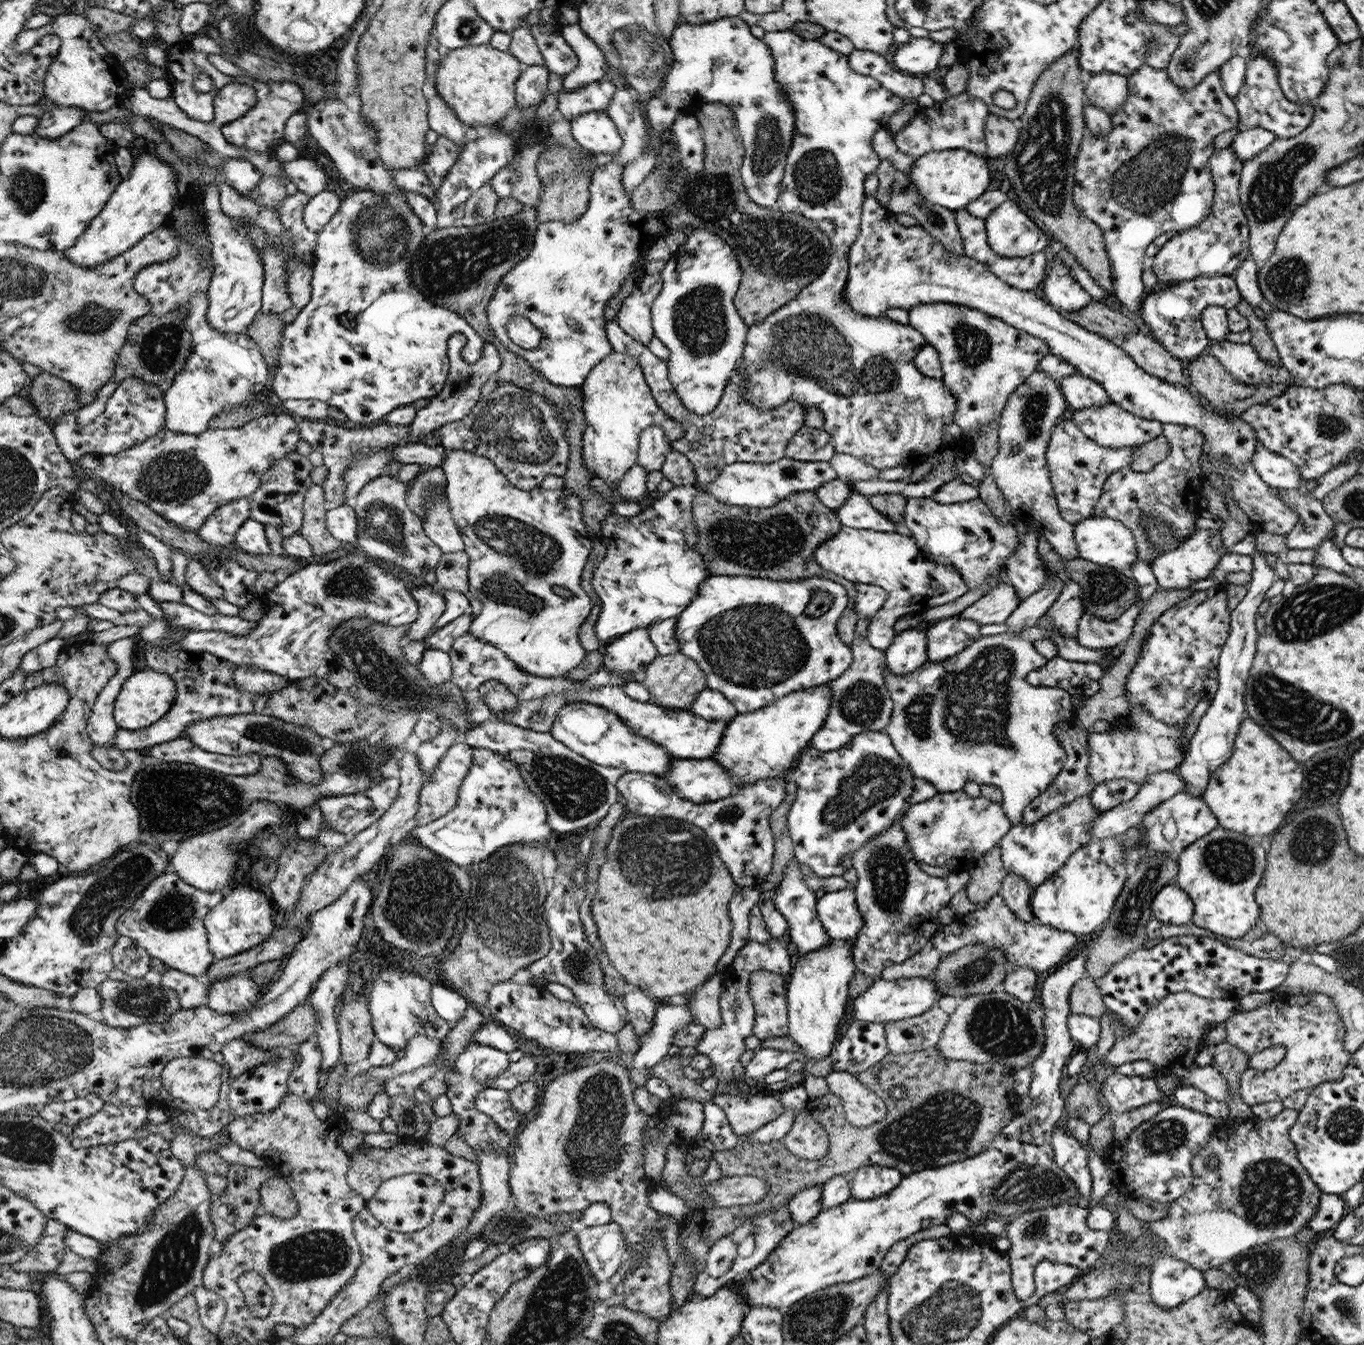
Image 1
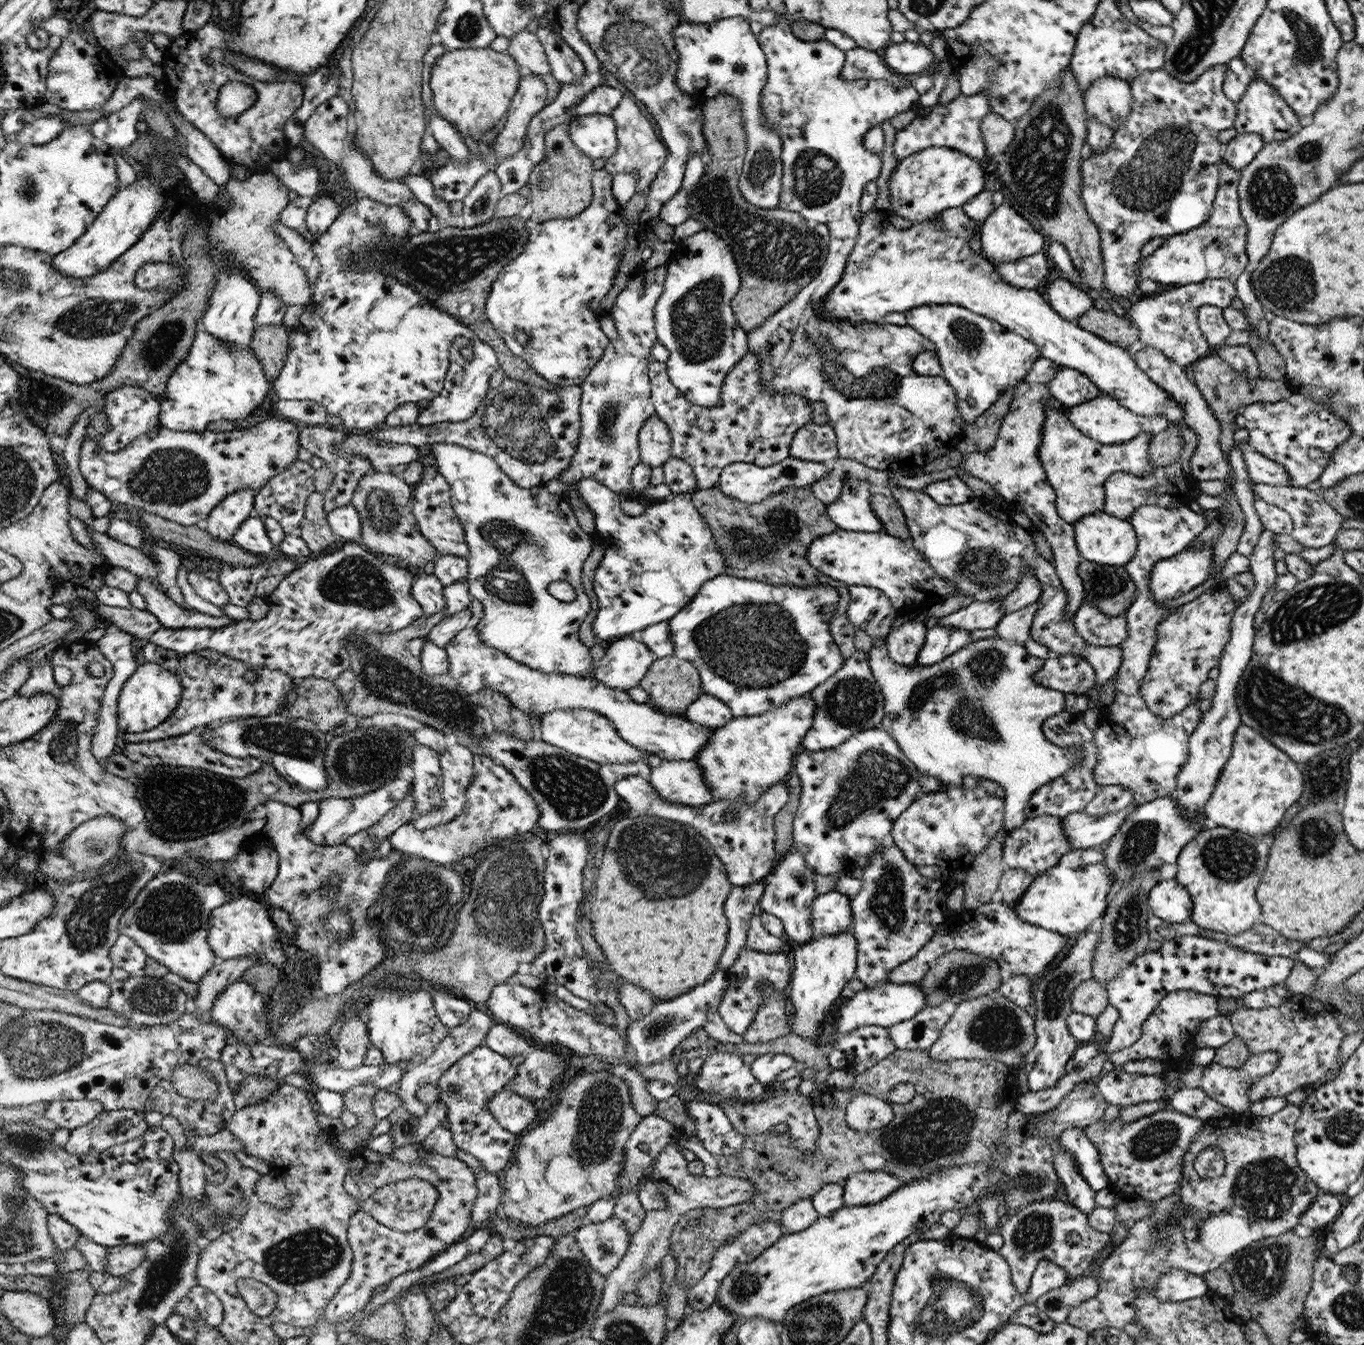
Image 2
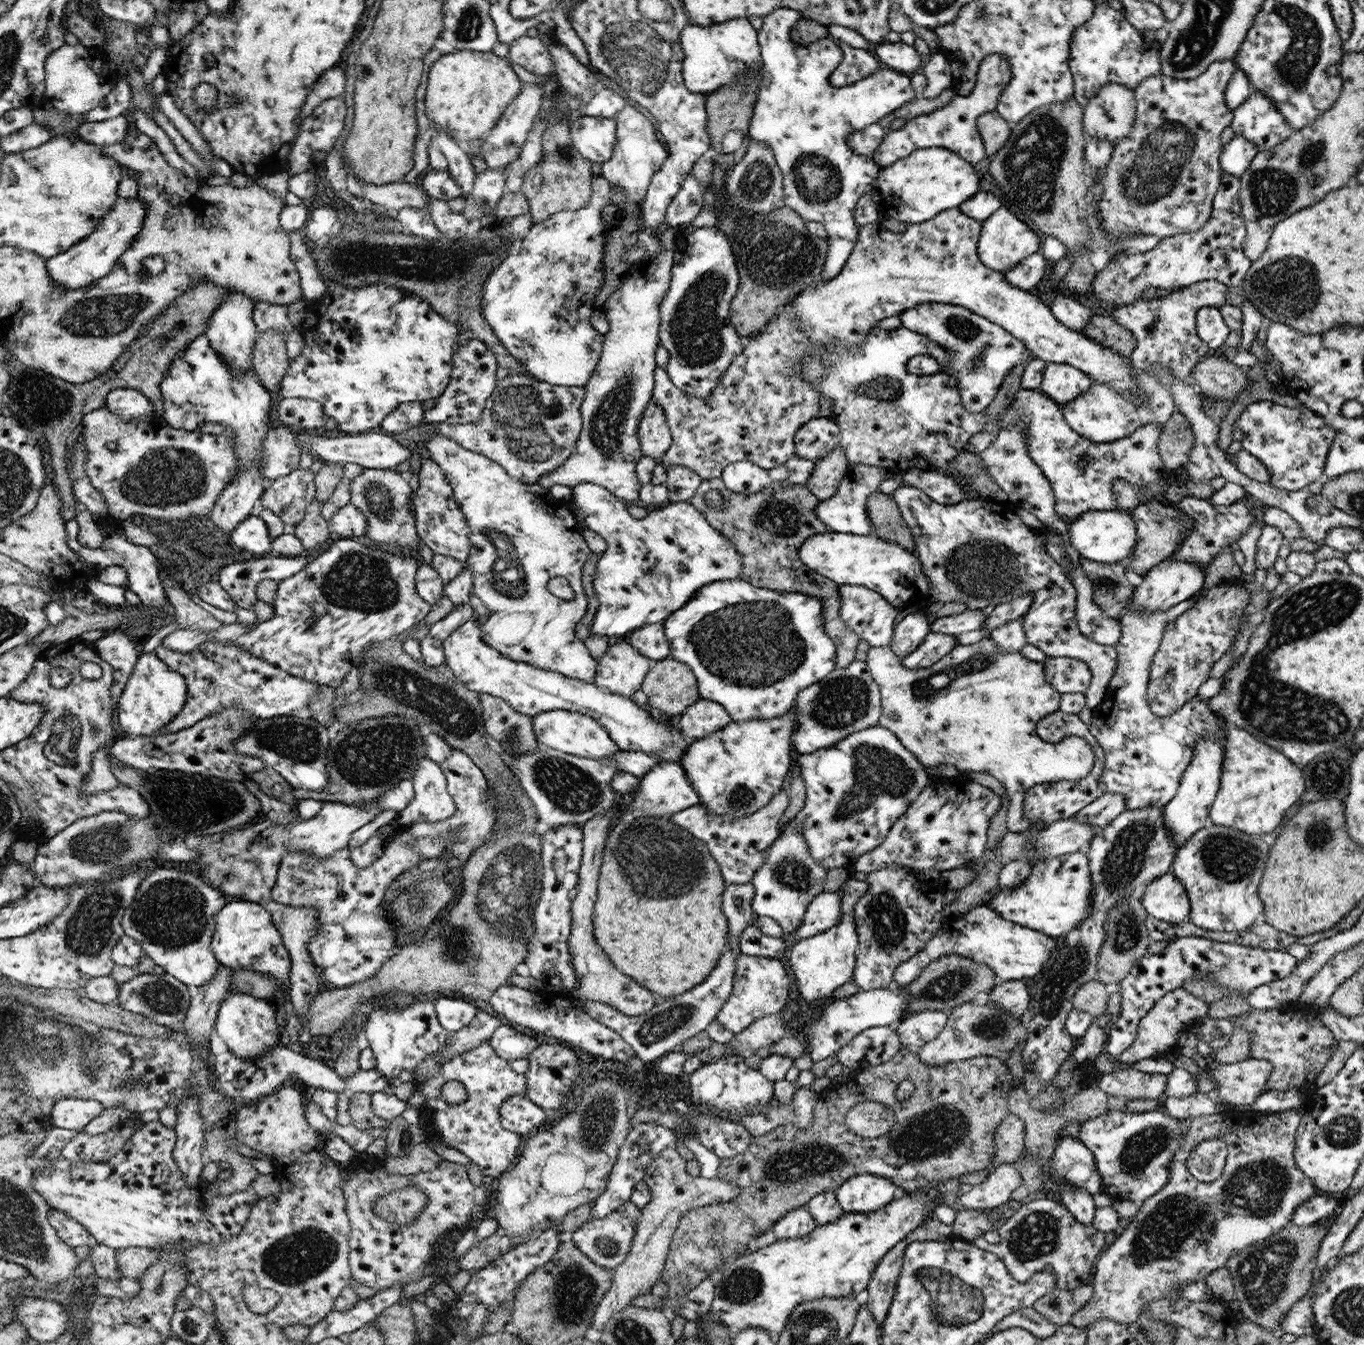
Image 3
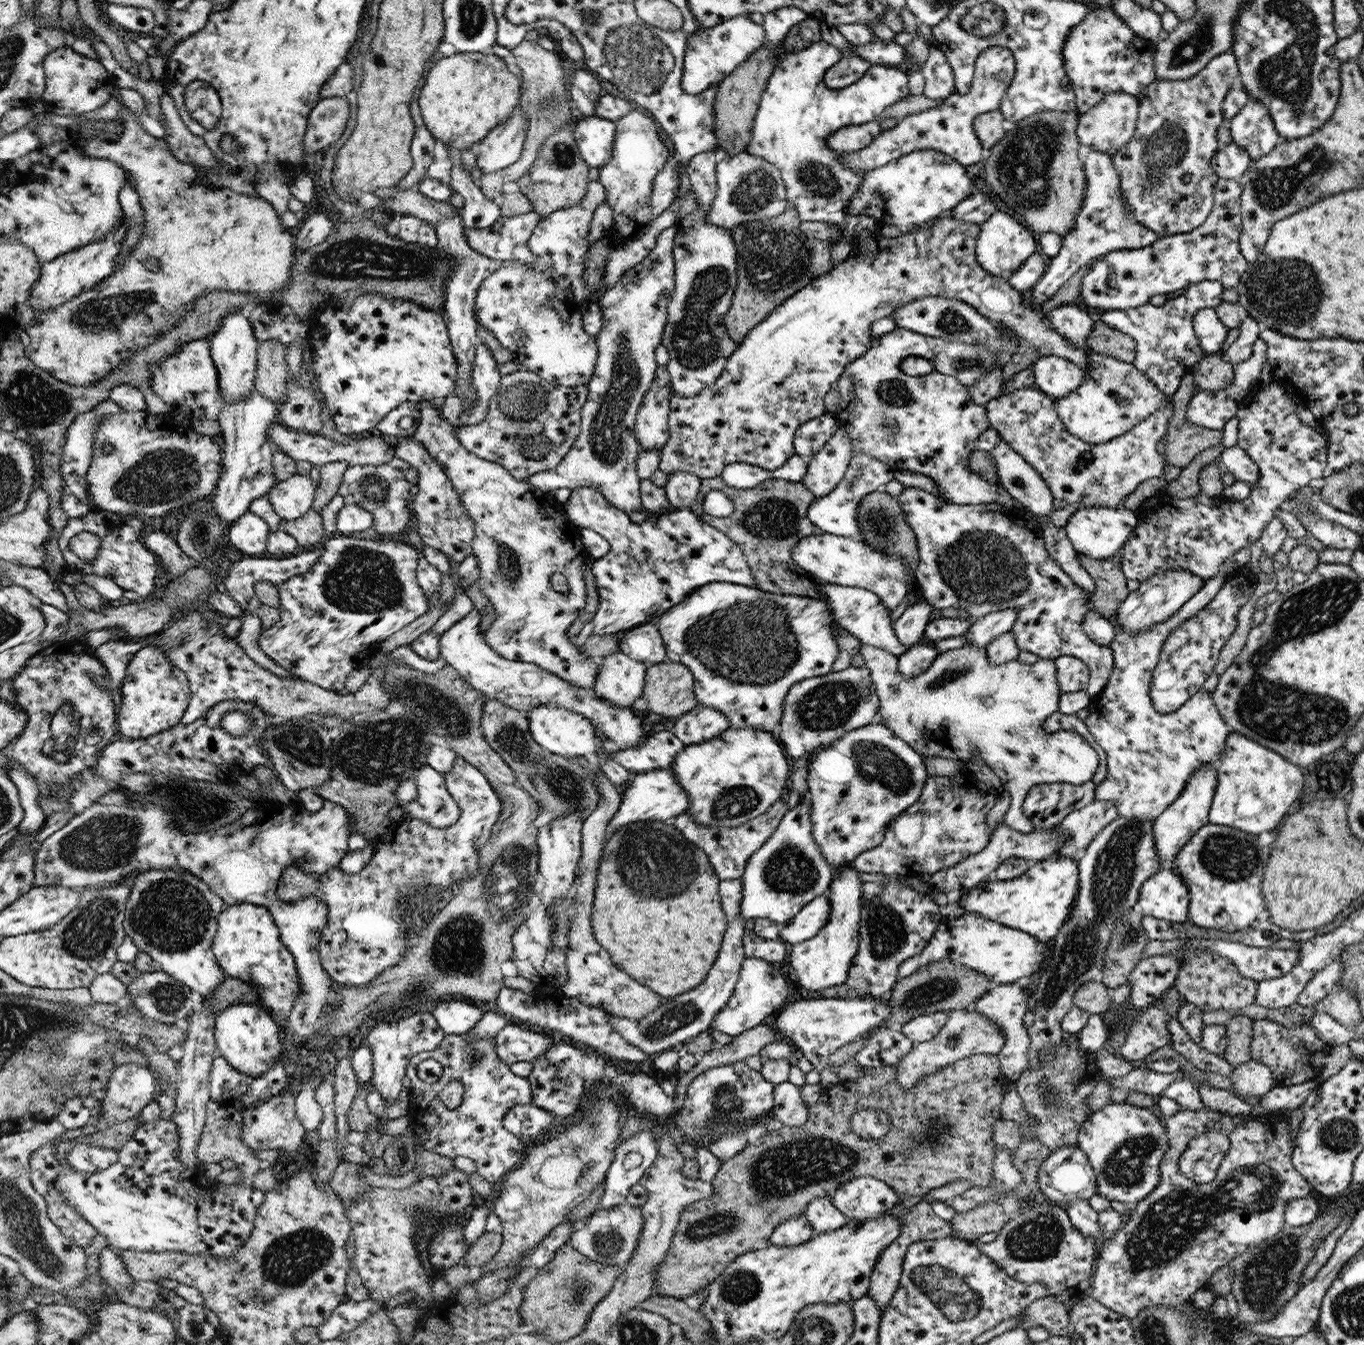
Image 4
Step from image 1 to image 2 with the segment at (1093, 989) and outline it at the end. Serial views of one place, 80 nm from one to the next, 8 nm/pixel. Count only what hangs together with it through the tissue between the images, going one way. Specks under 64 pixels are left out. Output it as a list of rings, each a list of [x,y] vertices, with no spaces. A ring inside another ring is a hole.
[[[1094,978],[1081,982],[1071,996],[1074,1012],[1093,1016],[1095,1019],[1104,1012],[1108,1004],[1106,985]]]

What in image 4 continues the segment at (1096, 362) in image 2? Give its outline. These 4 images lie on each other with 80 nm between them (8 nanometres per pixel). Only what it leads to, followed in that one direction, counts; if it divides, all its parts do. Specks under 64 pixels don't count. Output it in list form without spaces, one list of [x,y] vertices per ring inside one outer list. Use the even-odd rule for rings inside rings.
[[[945,211],[936,218],[936,220],[930,221],[930,226],[926,228],[910,229],[906,233],[902,232],[902,235],[896,238],[883,237],[881,233],[873,232],[869,234],[862,242],[855,244],[850,255],[846,257],[840,264],[837,264],[832,270],[828,271],[828,274],[822,275],[819,278],[813,280],[812,283],[807,284],[801,291],[798,291],[790,299],[786,299],[780,307],[772,311],[770,316],[764,319],[754,330],[750,331],[748,335],[742,339],[742,342],[738,344],[738,350],[730,356],[729,361],[725,364],[725,370],[717,378],[717,382],[712,387],[702,390],[693,398],[678,397],[675,395],[675,390],[671,385],[671,404],[669,411],[669,436],[668,442],[662,448],[661,462],[659,469],[666,474],[674,474],[675,472],[690,472],[698,476],[698,478],[717,478],[723,474],[723,471],[729,464],[732,463],[746,463],[758,465],[760,468],[776,470],[780,468],[784,463],[788,462],[791,456],[796,454],[796,449],[793,445],[793,440],[796,438],[796,432],[798,428],[802,426],[802,423],[808,423],[809,420],[817,419],[821,415],[826,414],[824,410],[824,395],[832,388],[832,386],[841,378],[842,370],[845,370],[849,366],[850,362],[855,362],[860,356],[865,355],[869,351],[873,344],[872,338],[872,324],[875,320],[890,317],[897,308],[902,305],[908,304],[910,301],[919,299],[925,296],[939,296],[949,299],[958,299],[966,301],[966,304],[973,306],[982,316],[990,319],[995,324],[1006,325],[1011,328],[1011,331],[1017,334],[1017,338],[1020,342],[1026,342],[1032,345],[1032,348],[1038,350],[1038,356],[1060,356],[1064,358],[1066,362],[1076,363],[1082,368],[1086,368],[1089,363],[1092,351],[1085,346],[1073,346],[1066,342],[1049,324],[1049,319],[1041,314],[1041,309],[1029,308],[1029,304],[1025,304],[1026,296],[1022,291],[1014,290],[1010,286],[1009,279],[999,278],[993,274],[988,274],[977,261],[975,248],[977,245],[977,238],[980,234],[981,226],[964,223],[958,219],[952,217],[952,212]]]

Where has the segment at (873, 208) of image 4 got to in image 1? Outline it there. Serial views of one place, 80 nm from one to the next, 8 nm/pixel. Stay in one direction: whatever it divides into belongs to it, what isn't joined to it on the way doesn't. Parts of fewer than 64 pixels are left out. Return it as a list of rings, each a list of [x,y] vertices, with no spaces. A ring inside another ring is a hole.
[[[962,149],[930,152],[926,156],[918,157],[908,173],[919,196],[928,205],[942,206],[956,212],[958,209],[964,209],[988,190],[990,170],[987,160],[986,156],[978,156]]]

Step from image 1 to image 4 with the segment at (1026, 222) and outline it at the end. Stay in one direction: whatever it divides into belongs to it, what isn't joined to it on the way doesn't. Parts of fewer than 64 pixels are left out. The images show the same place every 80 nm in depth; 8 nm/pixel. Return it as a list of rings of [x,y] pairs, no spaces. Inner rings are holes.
[[[997,211],[982,225],[977,238],[975,253],[980,266],[999,278],[1009,279],[1024,264],[1024,261],[1036,253],[1034,232],[1003,211]]]

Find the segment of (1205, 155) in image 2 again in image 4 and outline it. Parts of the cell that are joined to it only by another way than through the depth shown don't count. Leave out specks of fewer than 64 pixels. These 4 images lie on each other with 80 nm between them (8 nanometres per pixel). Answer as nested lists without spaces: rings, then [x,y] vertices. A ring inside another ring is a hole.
[[[1226,51],[1212,58],[1196,76],[1192,76],[1187,80],[1178,81],[1154,80],[1154,82],[1148,84],[1148,87],[1142,89],[1140,95],[1137,96],[1139,110],[1136,131],[1130,142],[1124,145],[1122,149],[1118,150],[1118,153],[1111,159],[1119,174],[1119,179],[1121,180],[1121,184],[1119,184],[1121,186],[1121,193],[1126,197],[1128,208],[1130,208],[1130,212],[1132,212],[1132,218],[1134,218],[1138,224],[1142,224],[1143,227],[1154,231],[1157,235],[1165,237],[1190,232],[1206,222],[1206,218],[1208,218],[1213,208],[1214,185],[1218,182],[1218,179],[1220,179],[1211,167],[1211,158],[1214,157],[1214,154],[1216,154],[1220,148],[1218,143],[1218,127],[1226,124],[1226,119],[1222,117],[1222,104],[1227,92],[1230,91],[1230,87],[1234,85],[1234,81],[1236,81],[1238,77],[1239,69],[1237,58],[1230,51]]]

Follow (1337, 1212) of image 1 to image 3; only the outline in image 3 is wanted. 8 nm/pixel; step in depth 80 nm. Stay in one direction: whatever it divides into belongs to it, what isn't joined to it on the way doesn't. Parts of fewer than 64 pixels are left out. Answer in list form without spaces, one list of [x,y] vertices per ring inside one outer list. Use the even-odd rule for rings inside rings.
[[[1318,1193],[1294,1209],[1291,1222],[1309,1231],[1310,1226],[1328,1218],[1336,1207],[1337,1195]]]

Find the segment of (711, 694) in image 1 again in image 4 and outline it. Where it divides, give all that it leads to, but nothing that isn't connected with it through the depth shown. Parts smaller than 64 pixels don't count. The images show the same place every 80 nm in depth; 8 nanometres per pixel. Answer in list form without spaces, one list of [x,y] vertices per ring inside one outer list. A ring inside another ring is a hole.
[[[697,705],[674,724],[675,735],[685,744],[700,744],[729,730],[729,719],[716,708]]]

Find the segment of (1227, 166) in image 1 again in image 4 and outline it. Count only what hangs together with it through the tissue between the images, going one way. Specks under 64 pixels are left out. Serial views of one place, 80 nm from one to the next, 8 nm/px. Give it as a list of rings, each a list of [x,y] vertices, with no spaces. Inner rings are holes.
[[[1222,180],[1214,185],[1213,208],[1206,222],[1187,233],[1160,236],[1151,245],[1137,249],[1114,249],[1102,255],[1082,277],[1079,296],[1085,308],[1128,310],[1149,302],[1154,294],[1175,295],[1191,284],[1213,280],[1224,287],[1236,287],[1250,266],[1241,253],[1241,192],[1236,180]]]

